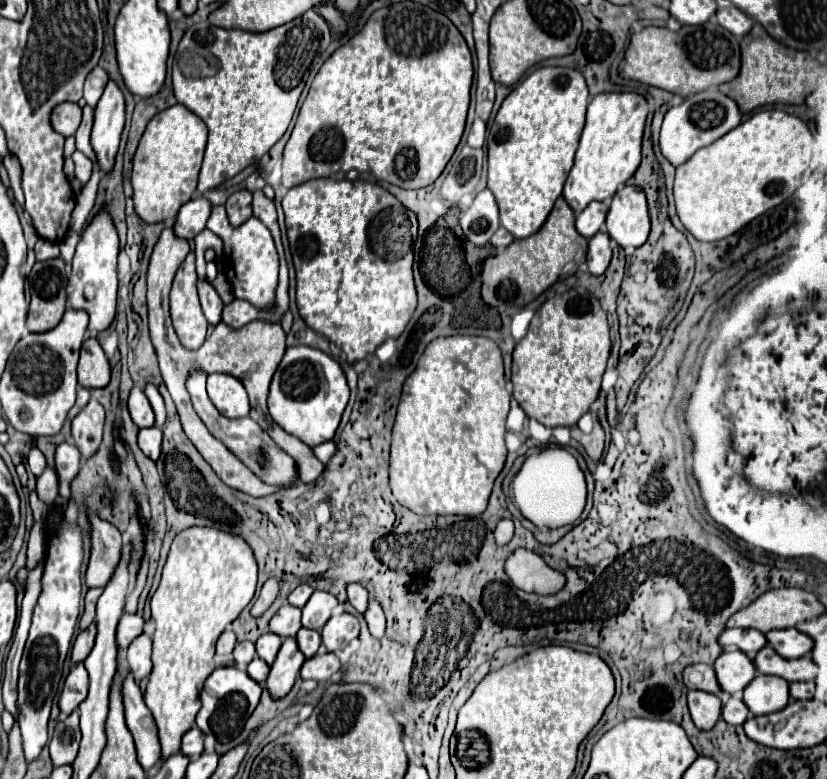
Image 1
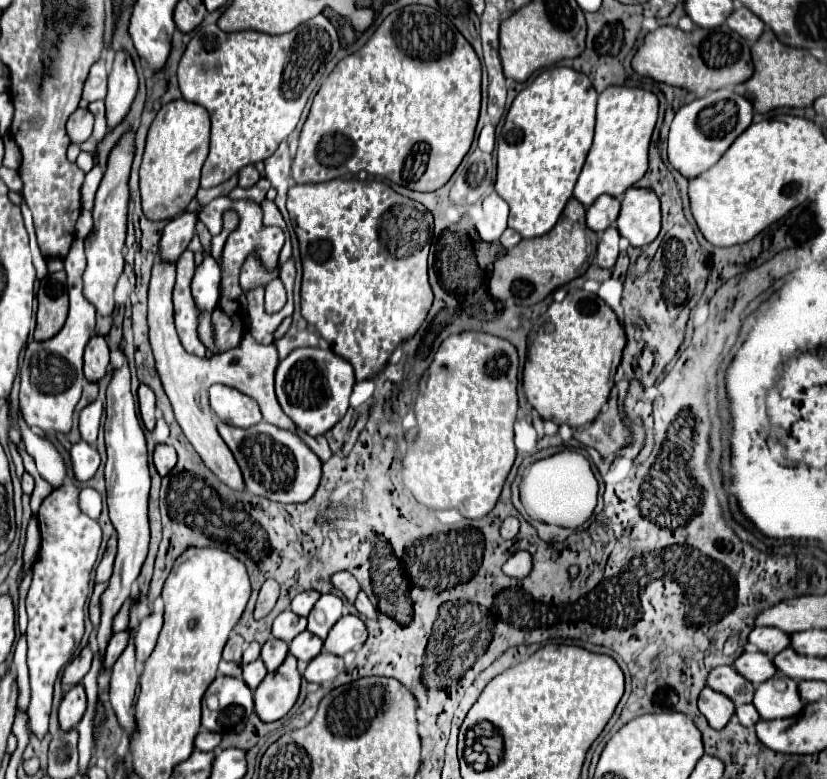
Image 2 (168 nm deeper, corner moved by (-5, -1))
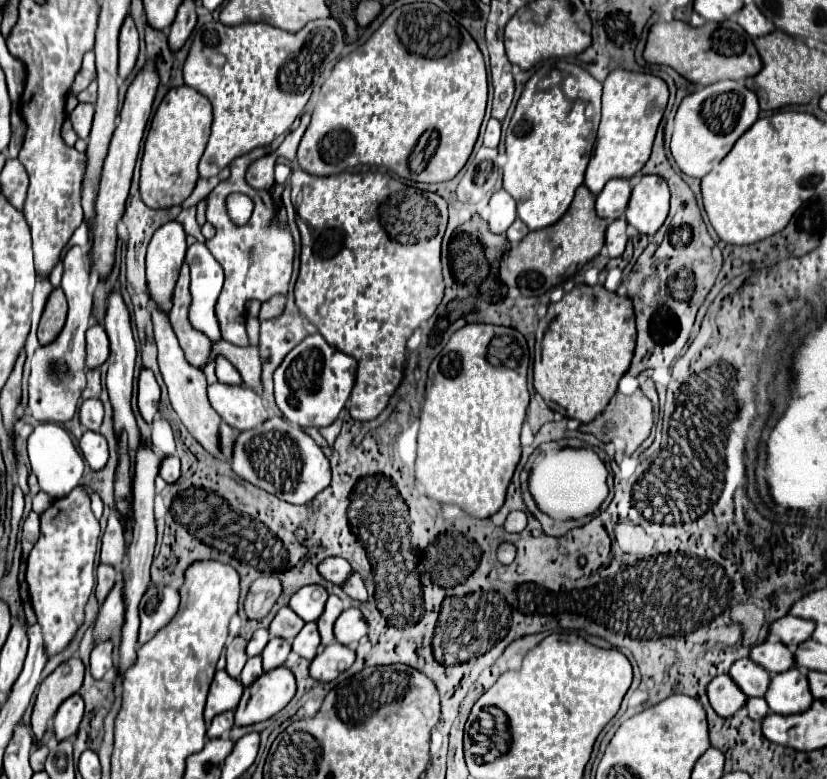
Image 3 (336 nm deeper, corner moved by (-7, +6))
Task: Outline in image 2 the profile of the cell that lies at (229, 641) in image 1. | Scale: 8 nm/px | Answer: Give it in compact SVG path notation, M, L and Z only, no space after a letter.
M231 632L225 650L223 650L223 660L231 660L231 662L241 662L241 652L243 652L243 638L237 632Z

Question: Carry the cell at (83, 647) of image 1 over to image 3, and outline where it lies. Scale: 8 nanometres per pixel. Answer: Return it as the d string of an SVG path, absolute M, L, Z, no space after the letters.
M71 657L61 663L49 677L45 677L39 685L37 701L31 713L31 731L33 743L39 743L47 731L49 719L55 715L59 705L75 695L83 683L83 663L79 657Z

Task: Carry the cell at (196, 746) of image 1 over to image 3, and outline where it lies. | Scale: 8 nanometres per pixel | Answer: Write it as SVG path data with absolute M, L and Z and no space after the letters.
M227 711L223 715L217 715L207 731L207 737L213 739L213 737L221 737L221 735L227 735L227 731L233 727L233 711Z

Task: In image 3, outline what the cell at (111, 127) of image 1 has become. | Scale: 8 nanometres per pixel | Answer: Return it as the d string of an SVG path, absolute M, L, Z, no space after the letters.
M127 15L119 33L119 77L121 79L127 79L127 75L133 71L137 53L139 53L139 35L131 15Z

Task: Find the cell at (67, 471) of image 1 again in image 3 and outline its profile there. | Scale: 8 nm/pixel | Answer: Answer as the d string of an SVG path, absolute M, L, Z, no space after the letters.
M85 431L83 437L79 439L79 449L93 471L99 471L105 467L109 453L107 453L107 441L101 433Z

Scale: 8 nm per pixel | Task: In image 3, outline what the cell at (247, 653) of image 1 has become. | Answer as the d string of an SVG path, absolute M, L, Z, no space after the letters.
M257 629L257 631L253 633L249 645L247 645L247 655L249 655L249 657L261 655L261 651L265 649L265 645L267 645L269 639L271 639L271 635L269 635L267 629Z

